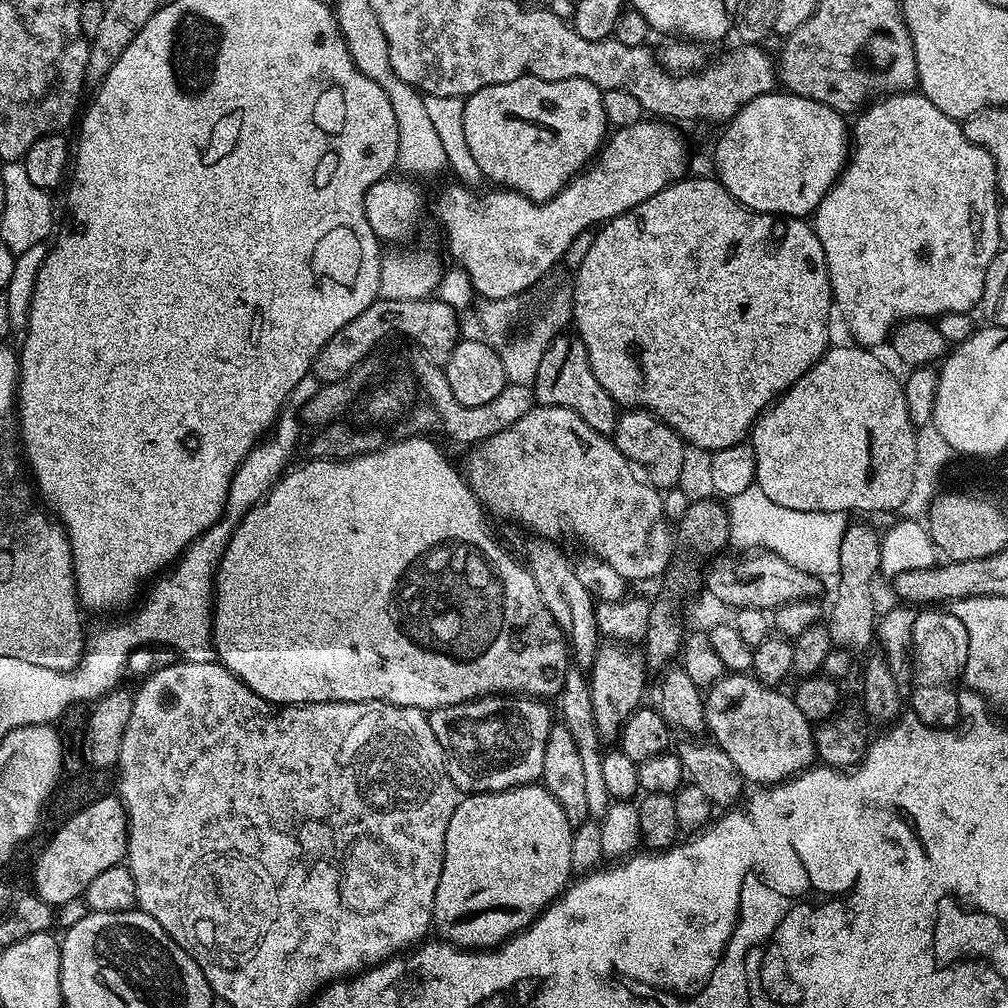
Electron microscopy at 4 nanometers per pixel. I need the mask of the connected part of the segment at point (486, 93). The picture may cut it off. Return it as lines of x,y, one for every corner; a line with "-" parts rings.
519,76
517,80
514,82
510,82
509,84
495,84
494,86
486,86
482,90
478,90
473,94
473,96
467,97
465,99
465,122
464,122
464,130
465,130
465,136
466,136
466,143
468,146
470,146
470,152
473,154
474,159
476,162
478,162
478,167
481,171
481,174
483,176
483,179
485,181
490,182
490,180
493,180
493,185
496,186
503,186
505,189
511,190
513,192
517,192
518,194
522,194
526,198
530,198
531,200
535,200
537,202
541,200
549,200
550,198
554,198
554,194
558,194
562,189
565,188
565,186
568,184
569,180
572,179
573,176
576,175
577,172
581,171
599,153
606,137
609,135
610,132
610,125
608,123
608,119
606,118
606,110
602,110
602,98
604,97
604,93
601,88
598,86
594,86
594,82
586,82
582,78
570,78
569,80
543,80
542,78
538,78
537,76

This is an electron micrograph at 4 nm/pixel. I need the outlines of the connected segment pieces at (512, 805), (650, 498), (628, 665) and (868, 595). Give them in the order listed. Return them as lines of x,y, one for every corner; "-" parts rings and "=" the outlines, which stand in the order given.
543,783
523,784
517,788
507,788
501,792
473,792
465,795
459,801
450,814
450,826
446,826
446,846
444,847
444,861
442,862
442,874
438,878
438,890
434,890
434,906
432,907
432,928
439,939
455,944
457,948
465,950
487,950
495,948
497,944
503,944
510,936
527,928
570,883
573,875
570,862
570,842
574,826
566,818
562,806
558,806
558,798
550,794
=
539,405
530,409
526,414
522,414
522,418
518,418
518,422
514,422
514,426
510,426
504,432
494,434
490,439
475,445
469,452
472,453
469,454
468,461
462,464
463,475
467,479
468,487
476,495
476,499
491,515
493,512
496,516
513,516
522,527
529,528
532,531
530,533
537,537
558,538
556,536
562,535
564,528
572,527
584,539
584,544
588,547
585,549
591,555
604,561
605,564
614,566
614,570
618,570
618,574
622,574
622,578
626,582
652,580
655,576
656,579
663,577
664,571
672,563
674,559
674,552
672,553
674,532
670,527
670,521
663,512
663,495
638,475
637,469
629,464
628,459
620,453
618,446
609,437
603,436
590,426
586,426
586,422
582,422
582,418
578,418
578,414
574,414
574,410
566,410
562,406
=
604,642
596,651
590,669
590,706
594,706
594,726
598,726
601,741
615,741
624,723
641,707
644,687
650,673
644,666
644,654
639,647
628,642
=
849,523
846,534
842,534
836,597
832,600
832,613
826,616
828,633
837,649
853,650
866,647
871,640
873,643
878,628
878,611
872,597
872,579
877,579
880,571
880,542
881,535
868,524

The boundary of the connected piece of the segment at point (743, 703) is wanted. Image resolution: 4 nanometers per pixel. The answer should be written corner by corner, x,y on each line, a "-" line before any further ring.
729,673
722,676
720,679
716,681
713,685
711,685
707,692
705,693
704,699
704,720
705,727
711,736
711,739
715,744
719,745
728,757
732,759
734,762
734,766
736,766
737,770
742,775
745,781
756,782
758,786
771,786
776,783
783,783
785,780
794,776
796,773
803,771
804,768
809,767
813,760
815,759
815,733
813,725
811,721
808,721
805,714
803,714
802,710
798,709
798,706
795,702
795,699
788,693
788,695
780,692
781,689
777,687
767,685
749,673

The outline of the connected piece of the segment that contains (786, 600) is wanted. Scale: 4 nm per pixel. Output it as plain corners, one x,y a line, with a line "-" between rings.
752,550
741,560
736,560
732,568
728,564
716,564
706,572
706,588
711,595
720,599
722,604
729,609
761,608
763,610
775,610
790,604
794,600
807,597
808,592
816,592
822,584
821,577
812,576
808,572
798,570
790,566
778,554
763,550

